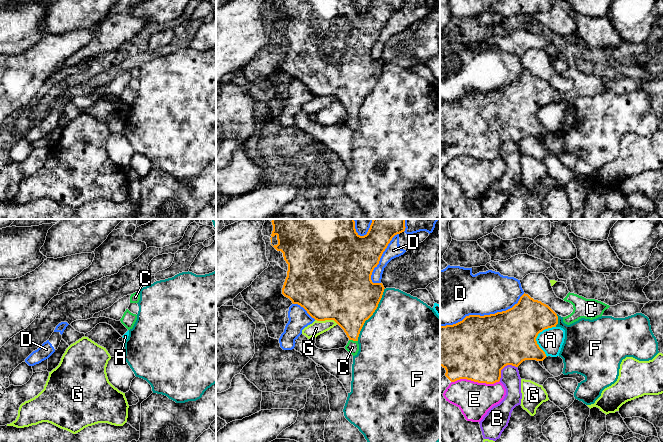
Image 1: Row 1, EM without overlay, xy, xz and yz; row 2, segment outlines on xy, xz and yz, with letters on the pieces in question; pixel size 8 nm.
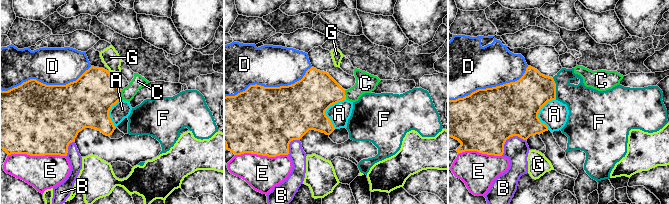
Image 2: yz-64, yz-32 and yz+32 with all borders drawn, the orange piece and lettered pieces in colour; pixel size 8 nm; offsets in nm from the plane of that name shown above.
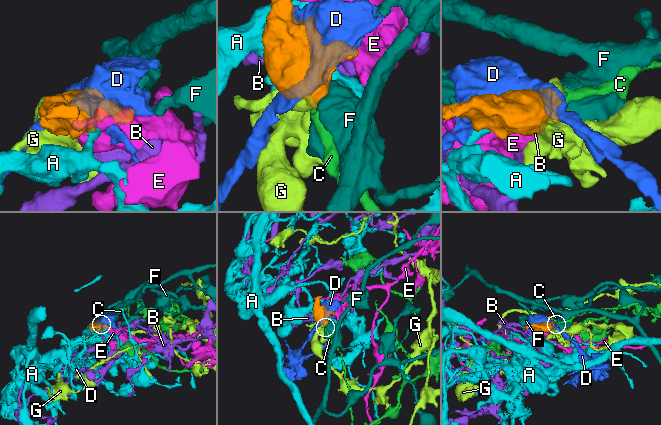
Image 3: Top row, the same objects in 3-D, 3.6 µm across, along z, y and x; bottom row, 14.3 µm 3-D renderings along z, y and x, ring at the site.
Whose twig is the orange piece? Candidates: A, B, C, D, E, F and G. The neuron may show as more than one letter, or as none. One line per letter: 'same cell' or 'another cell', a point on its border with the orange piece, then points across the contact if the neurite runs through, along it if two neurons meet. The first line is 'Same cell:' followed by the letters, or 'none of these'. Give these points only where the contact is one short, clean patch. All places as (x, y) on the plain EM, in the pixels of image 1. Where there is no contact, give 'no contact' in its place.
Same cell: C
A: another cell | yz (536, 113)
B: another cell | yz (503, 143) | along yz (516, 142), (506, 141), (501, 146), (499, 156)
C: same cell | xz (353, 116) | across xz (350, 85), (353, 116), (352, 123)
D: another cell | yz (484, 91)
E: another cell | yz (475, 157)
F: another cell | xz (372, 90)
G: another cell | xz (326, 95)

